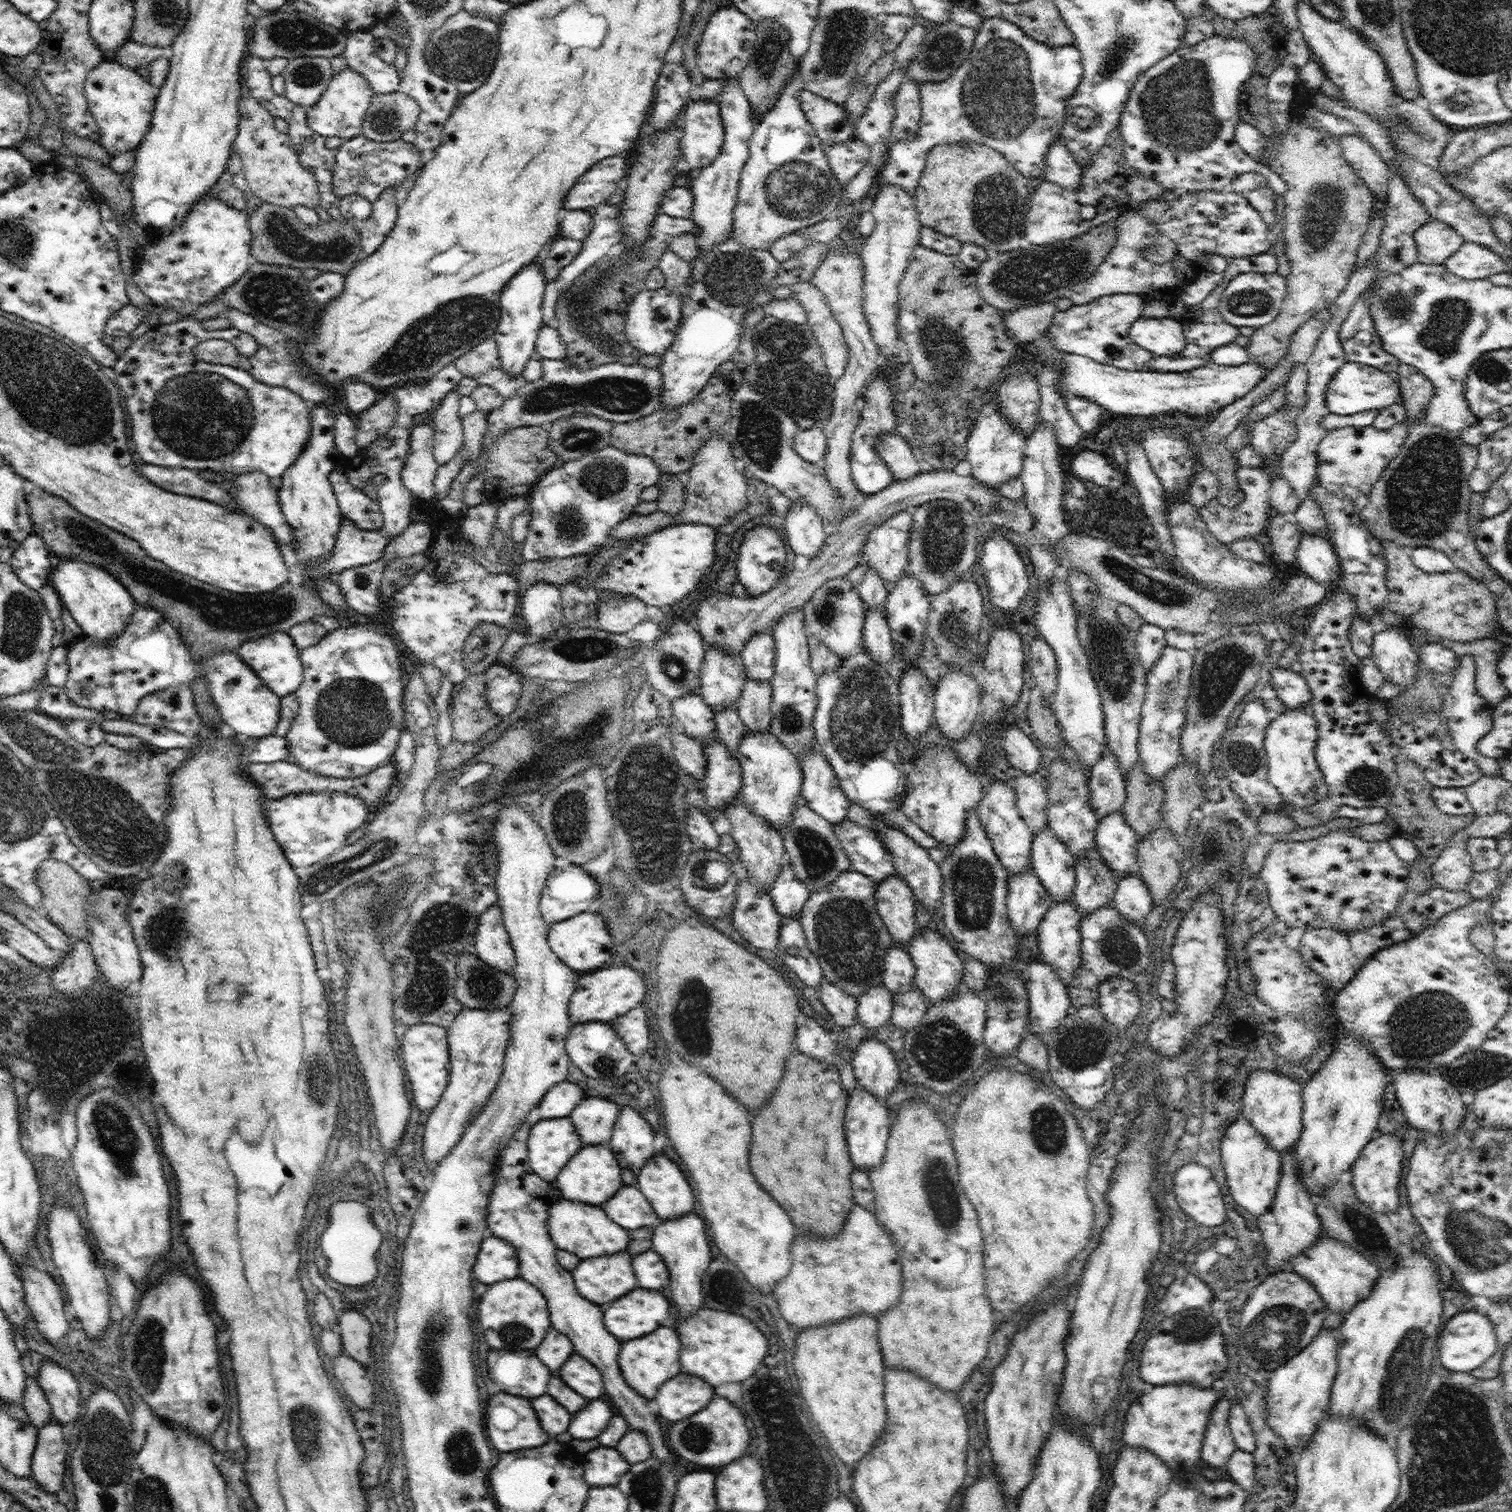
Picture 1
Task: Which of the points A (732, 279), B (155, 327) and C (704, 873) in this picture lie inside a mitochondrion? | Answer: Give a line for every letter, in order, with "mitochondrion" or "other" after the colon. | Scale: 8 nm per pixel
A: mitochondrion
B: other
C: mitochondrion

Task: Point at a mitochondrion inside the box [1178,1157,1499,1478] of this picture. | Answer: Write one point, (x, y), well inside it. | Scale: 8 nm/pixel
(1455, 1409)

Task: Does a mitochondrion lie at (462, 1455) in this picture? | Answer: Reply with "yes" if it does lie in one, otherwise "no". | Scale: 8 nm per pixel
yes

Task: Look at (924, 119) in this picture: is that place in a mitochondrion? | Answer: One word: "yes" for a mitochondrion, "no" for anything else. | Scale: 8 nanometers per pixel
no

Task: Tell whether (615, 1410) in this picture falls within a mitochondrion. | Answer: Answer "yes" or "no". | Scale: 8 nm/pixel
no

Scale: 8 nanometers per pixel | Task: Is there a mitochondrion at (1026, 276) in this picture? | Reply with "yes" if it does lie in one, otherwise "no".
yes

